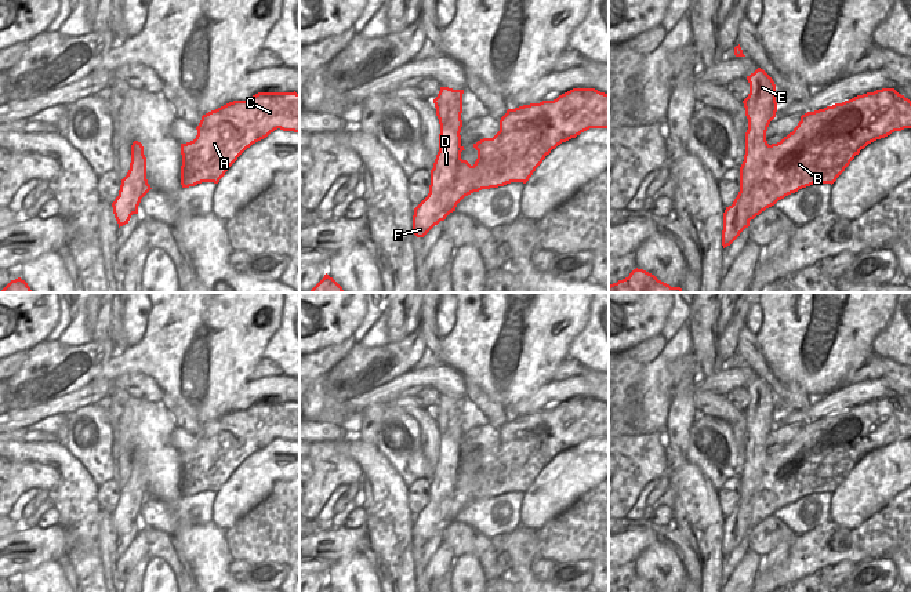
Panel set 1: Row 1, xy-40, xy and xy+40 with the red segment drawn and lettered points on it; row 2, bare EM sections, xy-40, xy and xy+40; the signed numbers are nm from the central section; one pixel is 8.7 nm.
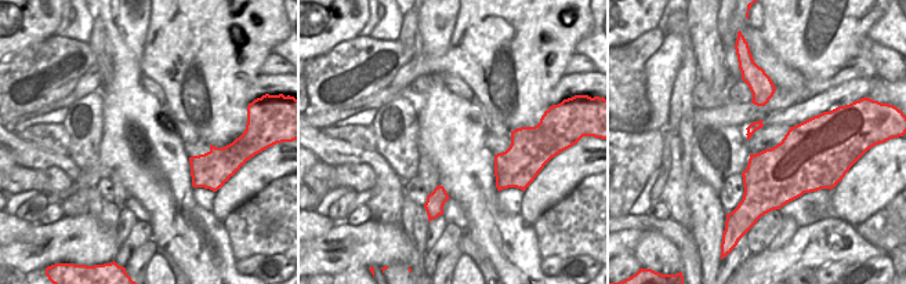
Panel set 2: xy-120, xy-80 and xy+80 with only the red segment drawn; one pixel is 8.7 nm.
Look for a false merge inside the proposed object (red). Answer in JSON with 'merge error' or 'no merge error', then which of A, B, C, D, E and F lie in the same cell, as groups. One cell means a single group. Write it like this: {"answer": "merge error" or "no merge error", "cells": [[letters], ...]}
{"answer": "merge error", "cells": [["A", "B", "C", "D", "F"], ["E"]]}

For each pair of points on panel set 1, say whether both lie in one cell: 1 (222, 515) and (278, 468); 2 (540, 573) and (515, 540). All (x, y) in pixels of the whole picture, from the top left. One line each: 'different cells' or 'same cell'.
1: same cell
2: different cells

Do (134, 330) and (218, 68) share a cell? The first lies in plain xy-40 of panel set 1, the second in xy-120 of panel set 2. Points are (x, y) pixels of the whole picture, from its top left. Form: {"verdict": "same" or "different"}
{"verdict": "different"}

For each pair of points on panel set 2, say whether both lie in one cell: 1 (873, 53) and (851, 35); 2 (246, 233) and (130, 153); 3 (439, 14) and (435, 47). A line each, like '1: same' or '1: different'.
1: different
2: different
3: same

